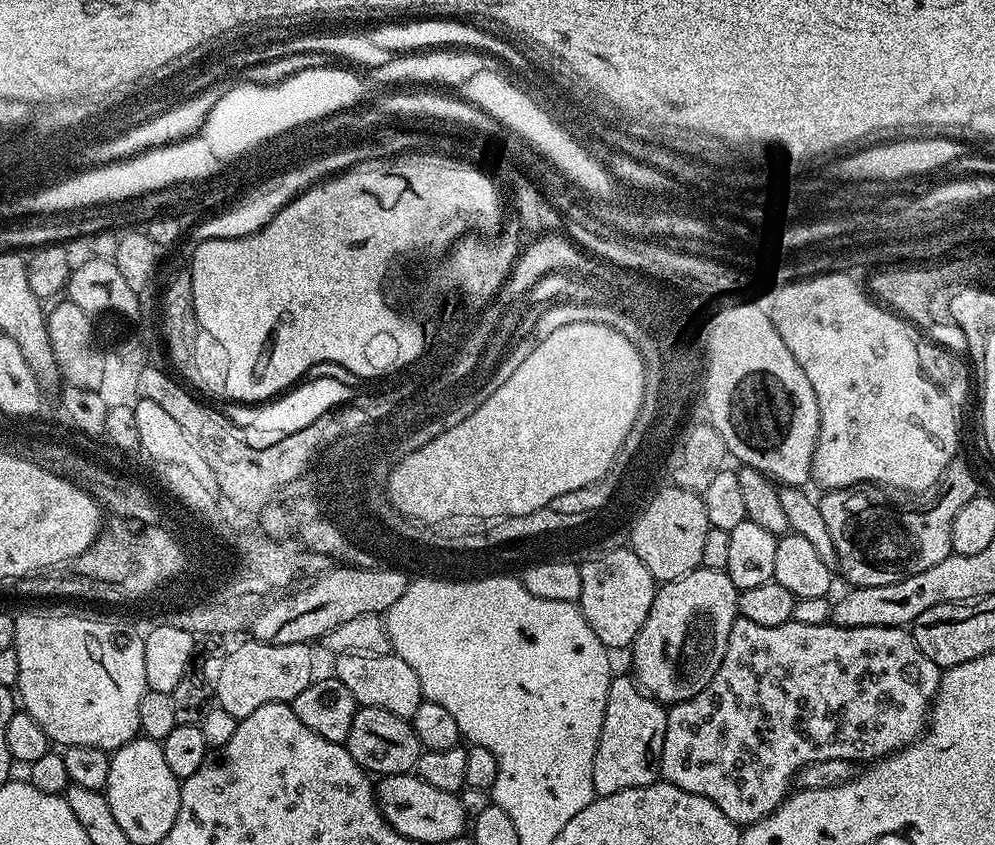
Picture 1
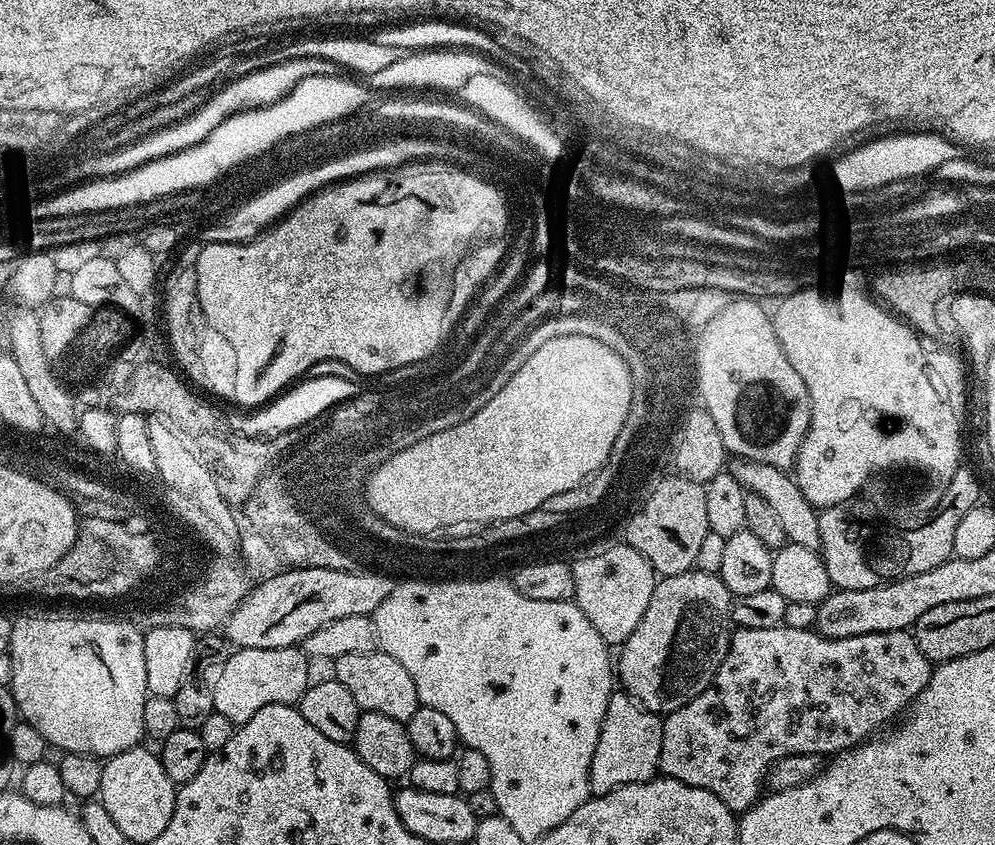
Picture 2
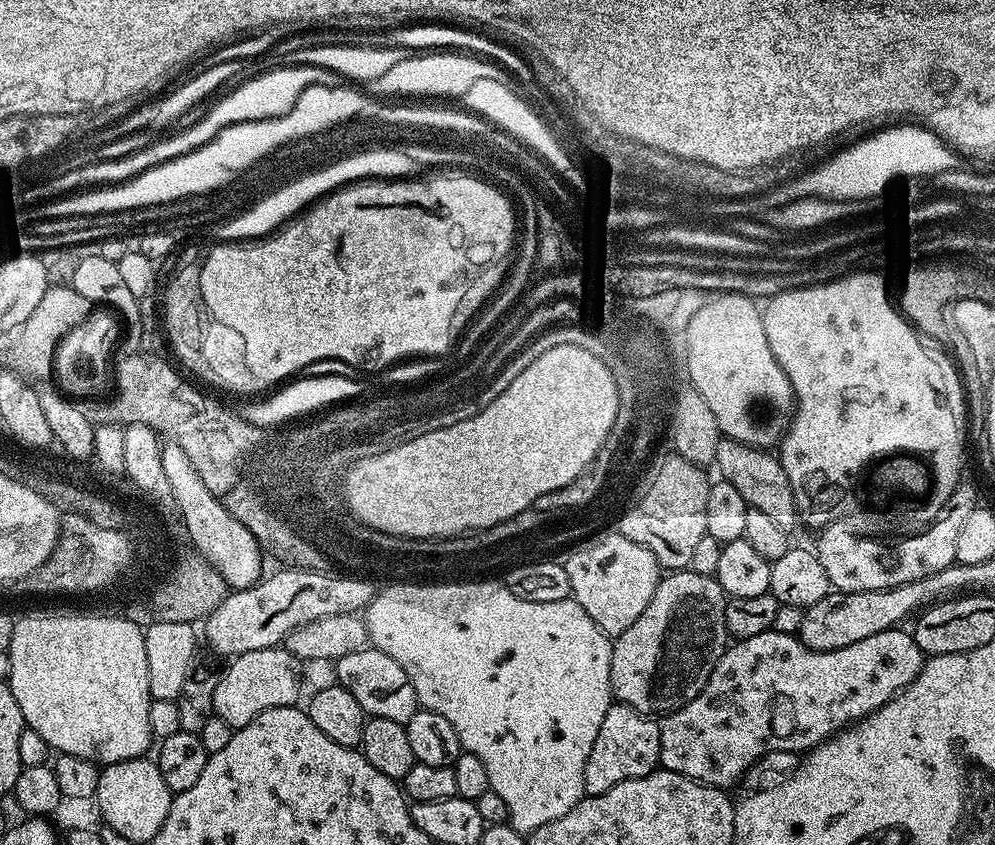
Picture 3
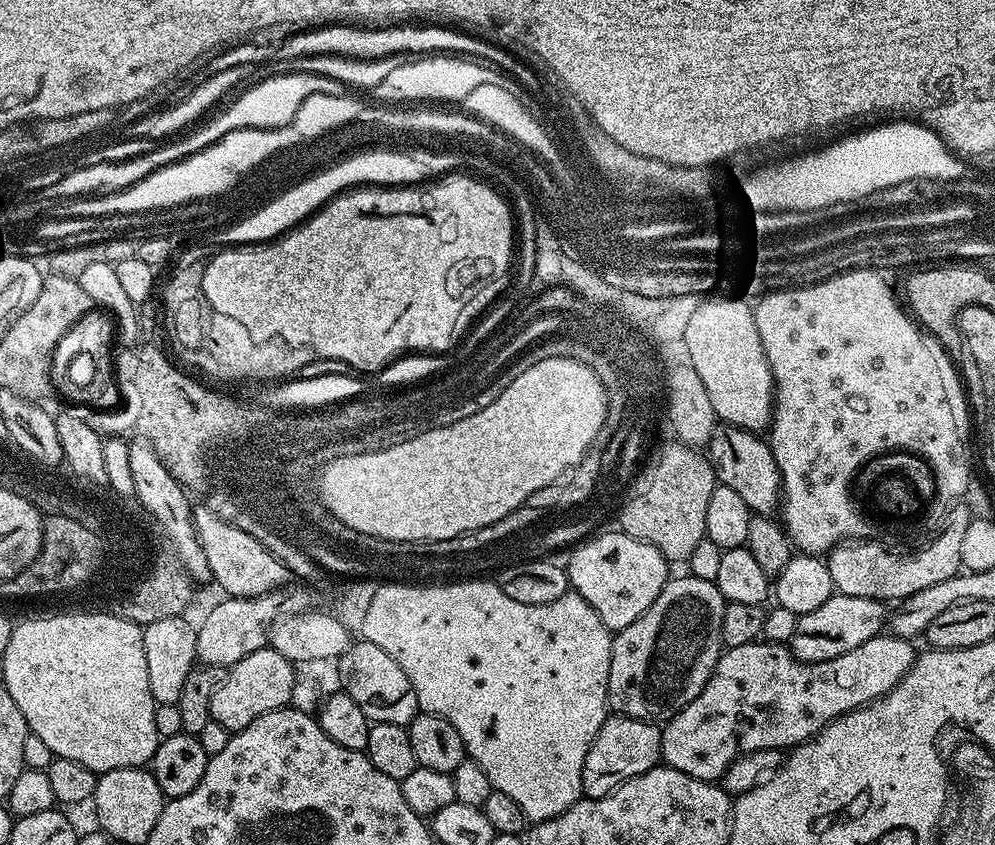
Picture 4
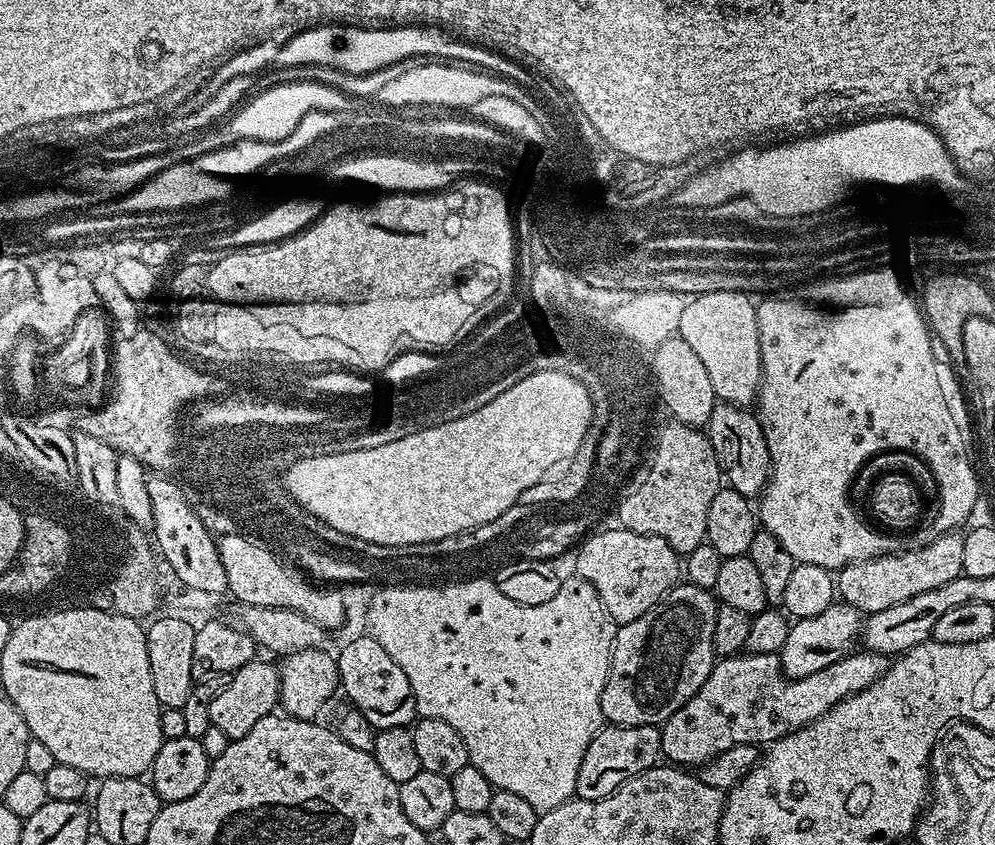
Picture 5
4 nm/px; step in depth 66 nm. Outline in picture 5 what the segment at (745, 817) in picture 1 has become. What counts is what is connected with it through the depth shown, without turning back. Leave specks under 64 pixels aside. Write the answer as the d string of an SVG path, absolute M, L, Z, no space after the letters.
M856 650L834 662L834 666L818 670L818 674L806 674L804 678L789 680L782 670L777 653L758 654L745 651L743 654L717 659L706 682L702 682L698 694L694 694L694 698L690 698L690 702L686 702L686 706L679 708L669 720L665 720L660 728L663 759L676 766L701 766L734 746L772 744L775 740L781 740L783 736L789 736L791 732L812 724L847 696L858 694L863 688L873 684L881 674L888 671L889 663L889 657L880 656L877 652Z

